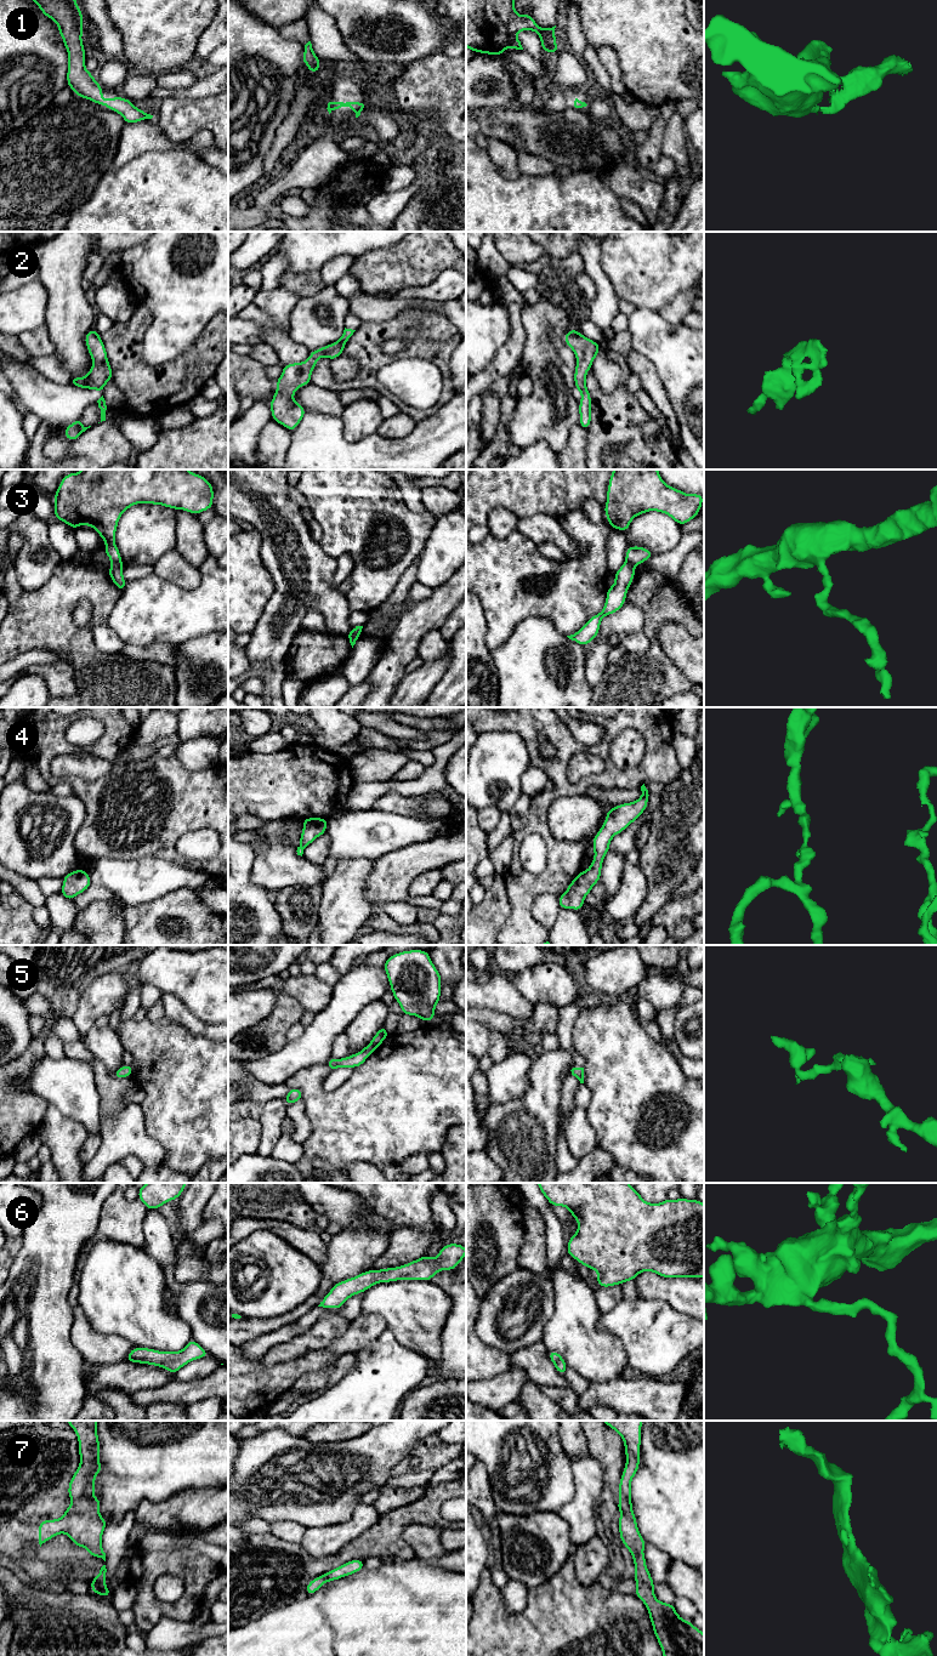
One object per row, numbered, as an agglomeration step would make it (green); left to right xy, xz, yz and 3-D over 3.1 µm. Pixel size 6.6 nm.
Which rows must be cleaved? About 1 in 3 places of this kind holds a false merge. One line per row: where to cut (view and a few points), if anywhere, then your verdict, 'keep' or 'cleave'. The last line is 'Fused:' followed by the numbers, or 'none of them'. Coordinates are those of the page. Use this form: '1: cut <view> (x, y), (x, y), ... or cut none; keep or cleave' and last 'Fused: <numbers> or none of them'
1: cut none; keep
2: cut none; keep
3: cut xy (120, 561), (112, 565); cleave
4: cut none; keep
5: cut none; keep
6: cut none; keep
7: cut none; keep
Fused: 3

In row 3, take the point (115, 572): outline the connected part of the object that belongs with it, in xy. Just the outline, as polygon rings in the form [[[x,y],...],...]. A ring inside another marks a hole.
[[[121,562],[113,564],[109,570],[108,570],[108,575],[110,576],[110,579],[113,580],[114,585],[123,592],[125,586],[126,586],[126,581],[123,576],[123,569],[124,569],[124,564]]]

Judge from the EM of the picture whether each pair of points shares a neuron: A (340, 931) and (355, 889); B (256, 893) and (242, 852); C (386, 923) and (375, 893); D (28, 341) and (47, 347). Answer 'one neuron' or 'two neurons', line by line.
A: one neuron
B: one neuron
C: two neurons
D: one neuron

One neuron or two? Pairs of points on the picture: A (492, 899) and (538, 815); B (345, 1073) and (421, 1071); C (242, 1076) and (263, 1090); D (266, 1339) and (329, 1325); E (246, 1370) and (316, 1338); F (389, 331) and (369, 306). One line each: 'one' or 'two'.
A: two
B: two
C: one
D: two
E: two
F: two

